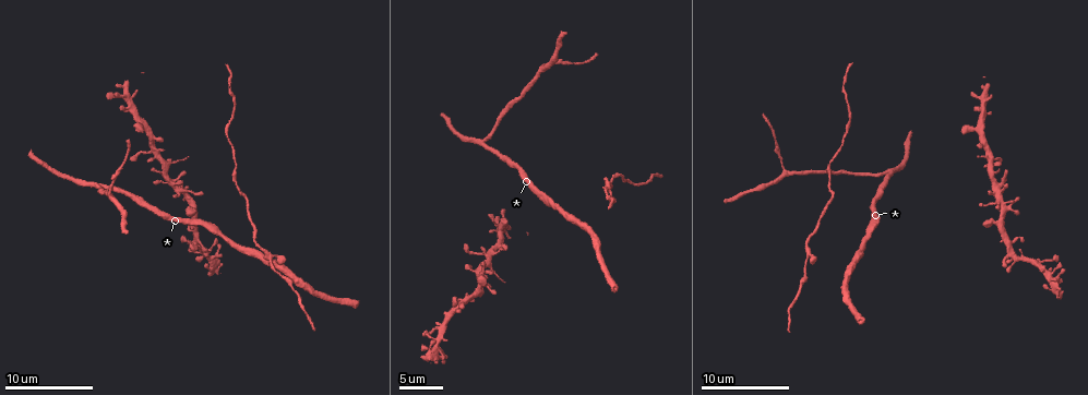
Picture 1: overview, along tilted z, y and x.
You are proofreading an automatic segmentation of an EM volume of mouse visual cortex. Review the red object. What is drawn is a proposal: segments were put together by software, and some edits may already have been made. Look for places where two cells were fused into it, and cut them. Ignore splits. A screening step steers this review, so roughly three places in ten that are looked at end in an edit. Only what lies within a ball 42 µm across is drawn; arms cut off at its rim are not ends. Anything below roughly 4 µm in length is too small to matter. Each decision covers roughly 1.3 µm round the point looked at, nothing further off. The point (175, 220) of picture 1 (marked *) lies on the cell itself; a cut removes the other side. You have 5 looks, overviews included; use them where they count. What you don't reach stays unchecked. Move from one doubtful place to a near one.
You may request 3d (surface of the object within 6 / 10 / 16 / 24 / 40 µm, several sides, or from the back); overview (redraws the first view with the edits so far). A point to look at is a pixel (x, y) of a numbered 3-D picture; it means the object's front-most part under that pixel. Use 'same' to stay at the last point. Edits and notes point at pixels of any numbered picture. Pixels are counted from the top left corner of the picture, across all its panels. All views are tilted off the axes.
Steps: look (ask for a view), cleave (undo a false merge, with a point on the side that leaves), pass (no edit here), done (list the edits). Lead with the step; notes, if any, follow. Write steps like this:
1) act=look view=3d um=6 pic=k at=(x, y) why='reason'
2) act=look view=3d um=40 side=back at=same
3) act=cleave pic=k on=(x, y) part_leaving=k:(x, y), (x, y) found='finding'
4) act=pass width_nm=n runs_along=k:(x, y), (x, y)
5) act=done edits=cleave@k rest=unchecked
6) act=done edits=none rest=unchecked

act=look view=3d um=10 pic=1 at=(493, 150)

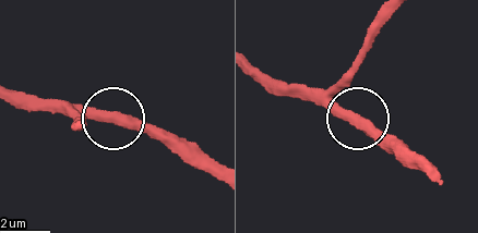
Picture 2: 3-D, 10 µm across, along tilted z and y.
act=pass found='all the same cell'

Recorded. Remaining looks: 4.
act=look view=3d um=16 pic=1 at=(111, 199) why='three-way junction'

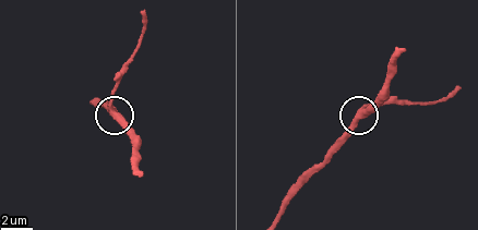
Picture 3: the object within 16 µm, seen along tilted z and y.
act=pass arms=3 runs_along=3:(274, 219), (326, 153), (356, 120), (371, 111), (375, 99) found='continuous, no second cell'

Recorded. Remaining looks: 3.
act=look view=3d um=6 pic=1 at=(269, 256) why='thin arm on a thick one'

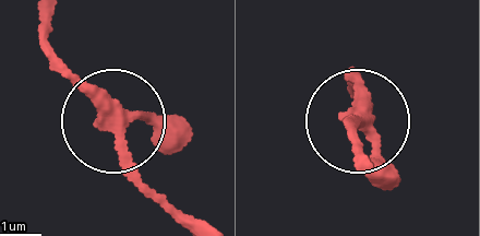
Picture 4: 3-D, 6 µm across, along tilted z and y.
act=look view=3d um=6 side=back pic=4 at=(115, 128)

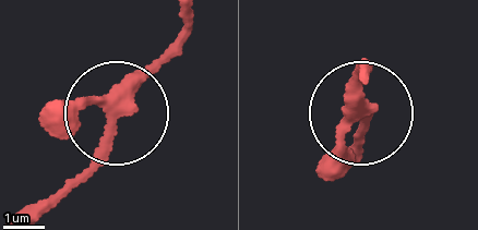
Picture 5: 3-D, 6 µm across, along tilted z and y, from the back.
act=pass arms=3 found='one cell here'

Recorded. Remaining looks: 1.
act=done edits=none rest=unchecked

